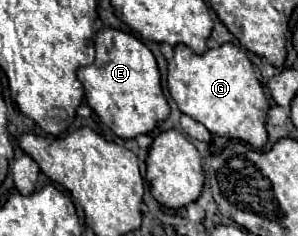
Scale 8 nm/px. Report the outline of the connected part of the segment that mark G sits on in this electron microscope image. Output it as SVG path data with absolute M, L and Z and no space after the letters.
M225 43L197 55L187 45L177 45L175 57L169 61L167 85L179 111L205 125L213 135L237 139L255 149L267 143L265 117L271 105L243 47Z

